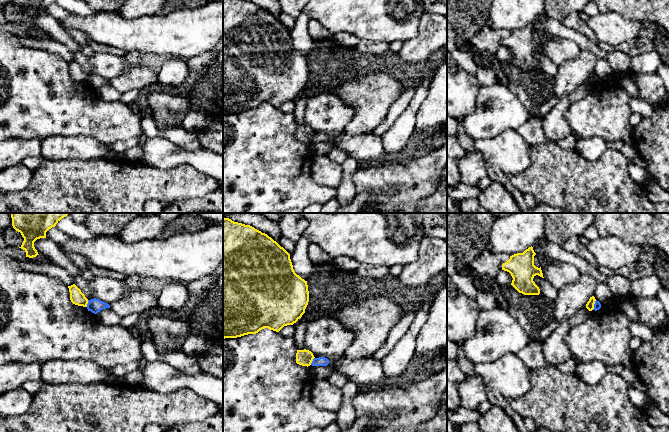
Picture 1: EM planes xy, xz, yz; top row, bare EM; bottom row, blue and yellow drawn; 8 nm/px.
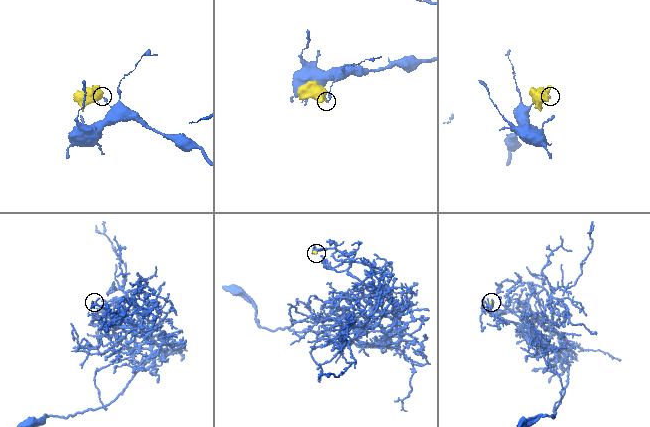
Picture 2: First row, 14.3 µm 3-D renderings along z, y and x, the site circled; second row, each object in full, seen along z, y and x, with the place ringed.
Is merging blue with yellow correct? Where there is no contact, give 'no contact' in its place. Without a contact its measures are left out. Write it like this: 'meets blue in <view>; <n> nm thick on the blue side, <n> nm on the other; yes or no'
meets blue in xz; 80 nm thick on the blue side, 130 nm on the other; no

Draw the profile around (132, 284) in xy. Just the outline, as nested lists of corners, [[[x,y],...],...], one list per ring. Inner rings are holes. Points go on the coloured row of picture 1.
[[[137,275],[135,276],[130,276],[130,277],[125,277],[124,279],[121,280],[123,286],[124,286],[124,296],[123,297],[128,297],[131,294],[144,289],[144,284],[143,284],[144,278],[139,277]]]

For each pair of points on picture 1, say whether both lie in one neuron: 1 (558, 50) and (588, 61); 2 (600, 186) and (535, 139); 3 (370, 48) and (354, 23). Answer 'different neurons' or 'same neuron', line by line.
1: different neurons
2: different neurons
3: different neurons

